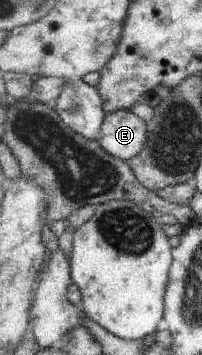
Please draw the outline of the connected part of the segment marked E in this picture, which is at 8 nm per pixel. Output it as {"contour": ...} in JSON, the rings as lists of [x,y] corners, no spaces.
{"contour":[[[129,110],[106,115],[100,136],[101,147],[110,155],[130,162],[148,143],[147,122]]]}

